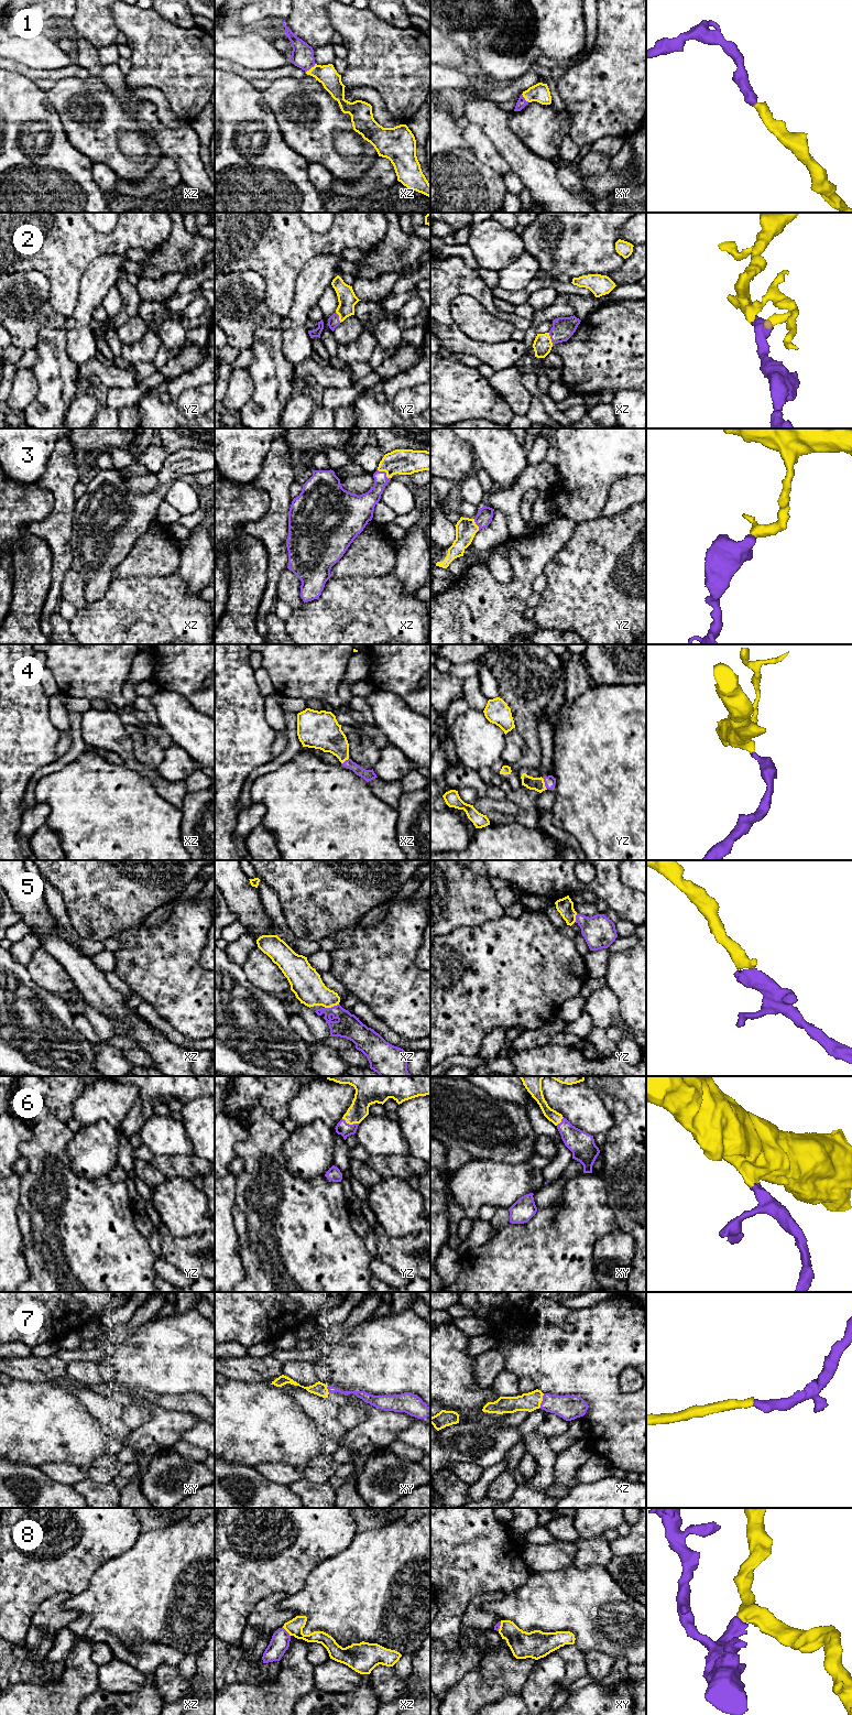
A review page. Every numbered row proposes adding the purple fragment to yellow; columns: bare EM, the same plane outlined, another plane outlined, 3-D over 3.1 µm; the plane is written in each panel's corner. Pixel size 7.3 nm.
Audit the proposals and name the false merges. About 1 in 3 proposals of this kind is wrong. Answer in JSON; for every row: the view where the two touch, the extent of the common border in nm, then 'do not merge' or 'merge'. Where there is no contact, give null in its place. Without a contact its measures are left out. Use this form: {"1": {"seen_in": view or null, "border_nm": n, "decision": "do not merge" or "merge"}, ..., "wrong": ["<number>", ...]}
{"1": {"seen_in": "xz", "border_nm": 90, "decision": "merge"}, "2": {"seen_in": "xz", "border_nm": 90, "decision": "merge"}, "3": {"seen_in": "xz", "border_nm": 120, "decision": "merge"}, "4": {"seen_in": "yz", "border_nm": 90, "decision": "merge"}, "5": {"seen_in": "xz", "border_nm": 110, "decision": "merge"}, "6": {"seen_in": "yz", "border_nm": 130, "decision": "merge"}, "7": {"seen_in": "xz", "border_nm": 110, "decision": "merge"}, "8": {"seen_in": "xz", "border_nm": 90, "decision": "do not merge"}, "wrong": ["8"]}

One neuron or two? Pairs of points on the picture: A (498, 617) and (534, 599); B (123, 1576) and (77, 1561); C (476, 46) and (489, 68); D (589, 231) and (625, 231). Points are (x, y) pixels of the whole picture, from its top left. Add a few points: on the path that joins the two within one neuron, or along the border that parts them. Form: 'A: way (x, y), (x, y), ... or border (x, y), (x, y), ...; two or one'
A: border (533, 592), (528, 597), (526, 606); two
B: border (119, 1554), (106, 1560), (95, 1571), (84, 1589); two
C: way (481, 52), (489, 60), (489, 63); one
D: border (623, 224), (618, 238); two

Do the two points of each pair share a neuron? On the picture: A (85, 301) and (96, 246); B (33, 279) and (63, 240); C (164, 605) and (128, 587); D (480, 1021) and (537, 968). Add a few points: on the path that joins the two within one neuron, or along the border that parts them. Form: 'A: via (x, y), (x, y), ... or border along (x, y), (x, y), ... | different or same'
A: border along (117, 252), (98, 256), (83, 275), (80, 284) | different
B: border along (13, 271), (39, 270), (46, 278), (52, 294) | different
C: via (155, 605), (145, 605), (137, 596) | same
D: via (494, 1007), (523, 978) | same

